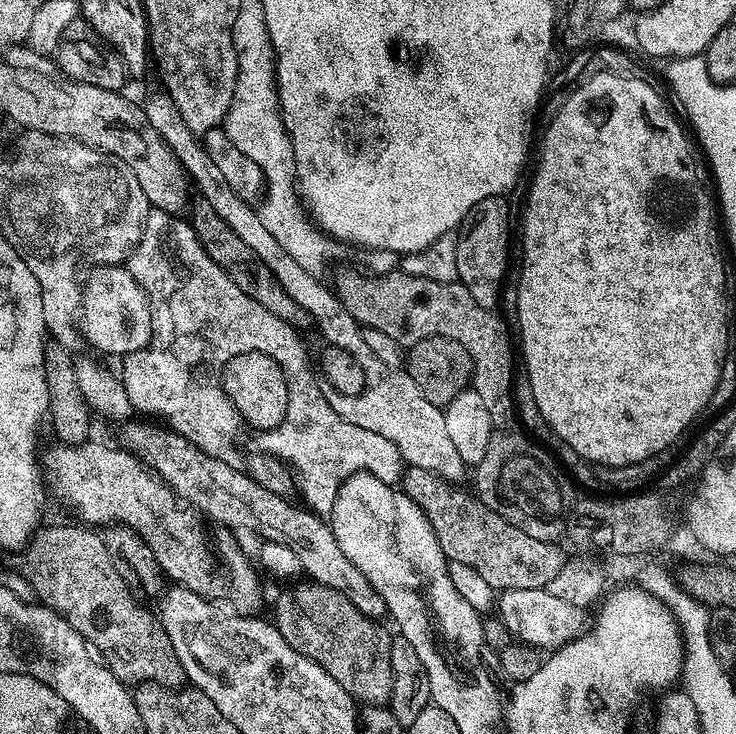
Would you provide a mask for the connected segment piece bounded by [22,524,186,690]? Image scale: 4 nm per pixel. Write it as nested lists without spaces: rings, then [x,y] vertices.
[[[56,524],[53,528],[41,527],[27,545],[23,553],[25,556],[22,573],[36,591],[37,601],[66,618],[66,622],[70,622],[70,626],[74,626],[74,630],[82,634],[82,638],[88,641],[96,655],[123,684],[151,684],[169,690],[185,687],[186,677],[182,670],[182,662],[178,662],[178,654],[174,654],[174,646],[170,646],[170,638],[160,625],[157,613],[153,609],[151,612],[144,605],[147,603],[141,602],[128,589],[126,582],[122,582],[122,574],[114,570],[114,562],[110,554],[106,554],[103,535],[91,527],[80,527],[84,528],[75,528],[72,524]]]

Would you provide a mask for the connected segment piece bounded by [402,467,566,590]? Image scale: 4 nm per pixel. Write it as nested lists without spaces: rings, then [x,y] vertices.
[[[409,467],[402,477],[402,491],[409,496],[422,511],[428,515],[430,526],[438,538],[438,544],[442,546],[444,557],[449,562],[462,562],[466,566],[474,566],[486,582],[497,590],[534,590],[535,588],[547,588],[548,583],[562,570],[566,563],[566,557],[560,553],[560,544],[550,540],[530,538],[530,534],[522,534],[518,526],[506,522],[494,510],[490,510],[471,491],[463,492],[451,480],[444,480],[421,468]]]

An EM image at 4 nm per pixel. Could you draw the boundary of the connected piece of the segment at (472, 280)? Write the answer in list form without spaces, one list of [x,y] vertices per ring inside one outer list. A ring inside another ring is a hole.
[[[491,196],[482,198],[478,206],[474,206],[466,214],[461,222],[456,241],[458,242],[458,281],[470,290],[474,302],[483,308],[495,309],[501,303],[502,291],[500,287],[504,284],[504,275],[508,272],[508,215],[512,208],[507,204],[504,196]]]

